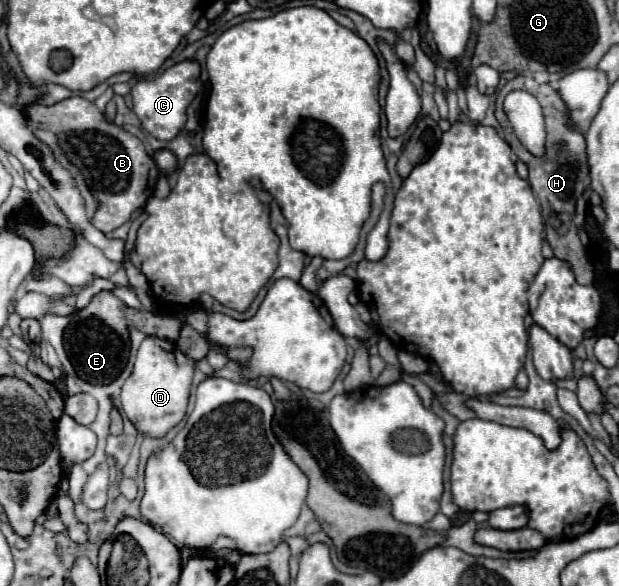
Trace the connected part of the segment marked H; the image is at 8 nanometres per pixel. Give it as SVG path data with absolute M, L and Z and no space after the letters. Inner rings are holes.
M517 76L517 78L509 80L499 90L497 100L495 100L495 118L501 124L501 132L503 132L505 142L513 148L517 158L523 160L527 164L527 168L529 168L529 184L531 184L531 190L535 192L535 196L539 198L539 202L541 202L543 218L545 218L545 234L547 234L545 238L547 238L549 246L553 248L553 254L559 260L565 260L565 262L571 264L575 280L579 284L591 284L593 282L593 266L591 266L591 262L587 258L587 250L581 244L581 240L577 236L577 228L573 224L575 200L583 194L583 190L589 188L589 166L587 166L587 156L585 156L585 138L583 138L583 134L579 134L579 132L575 132L575 130L571 130L567 126L567 122L569 122L567 106L563 104L557 90L551 88L549 84L539 84L537 80L533 80L529 76ZM513 90L527 90L543 106L543 114L545 114L545 122L547 122L547 156L543 156L543 158L537 158L537 156L529 154L521 146L521 142L513 134L511 124L505 118L503 98Z

